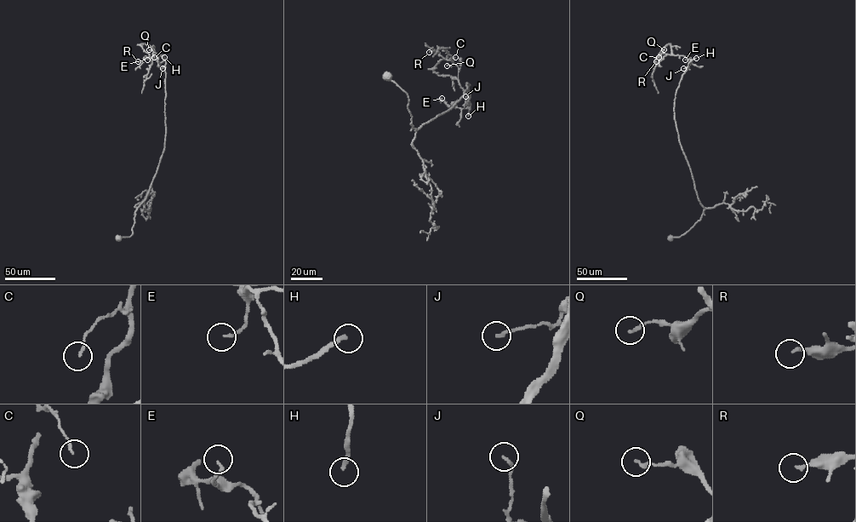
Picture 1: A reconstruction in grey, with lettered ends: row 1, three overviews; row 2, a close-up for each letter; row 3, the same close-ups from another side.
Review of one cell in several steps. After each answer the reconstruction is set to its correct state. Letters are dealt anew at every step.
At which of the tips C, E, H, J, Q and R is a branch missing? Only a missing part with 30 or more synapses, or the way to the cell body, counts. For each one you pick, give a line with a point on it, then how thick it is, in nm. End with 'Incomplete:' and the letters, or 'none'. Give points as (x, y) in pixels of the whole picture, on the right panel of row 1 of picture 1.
H: Place: (696, 58). Thickness 200 nm
Incomplete: H

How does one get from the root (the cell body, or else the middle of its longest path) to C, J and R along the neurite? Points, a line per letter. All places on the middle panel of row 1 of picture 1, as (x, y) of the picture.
C: (385, 75), (407, 94), (415, 131), (455, 104), (466, 83), (470, 108), (452, 61), (455, 57)
J: (385, 75), (407, 94), (410, 123), (415, 131), (455, 104), (467, 89), (466, 83), (468, 102), (465, 96)
R: (385, 75), (407, 94), (415, 131), (455, 104), (466, 83), (469, 109), (458, 67), (429, 52)

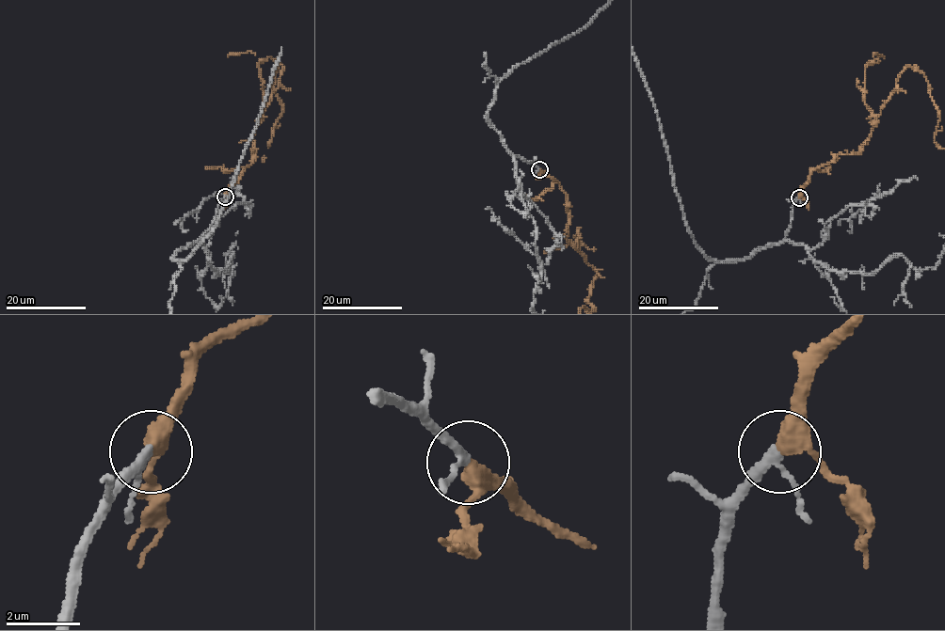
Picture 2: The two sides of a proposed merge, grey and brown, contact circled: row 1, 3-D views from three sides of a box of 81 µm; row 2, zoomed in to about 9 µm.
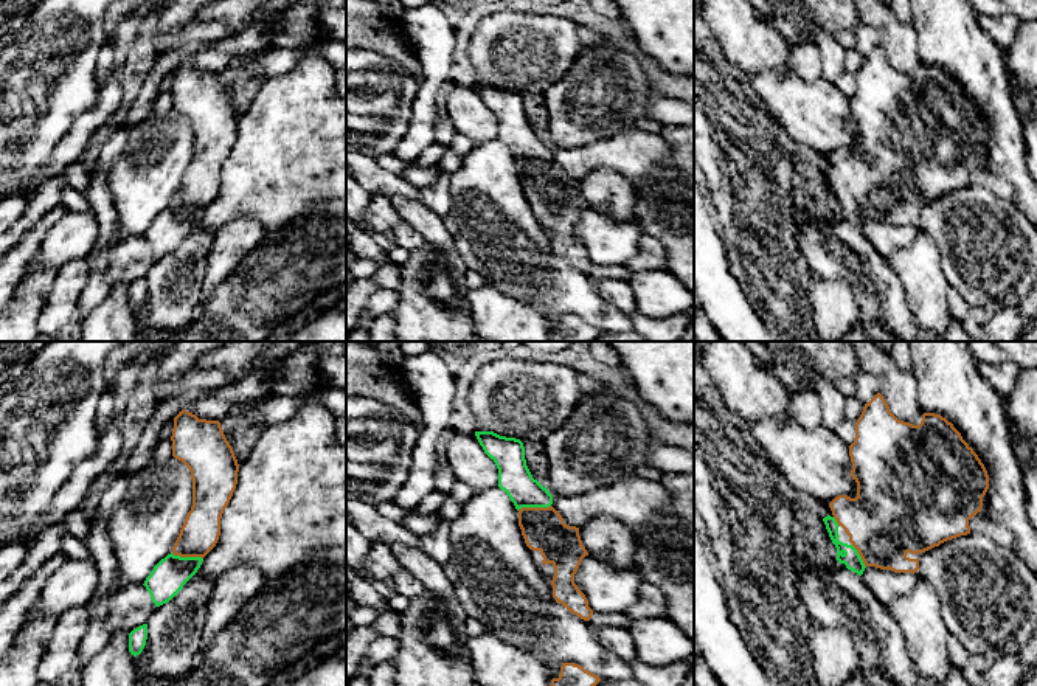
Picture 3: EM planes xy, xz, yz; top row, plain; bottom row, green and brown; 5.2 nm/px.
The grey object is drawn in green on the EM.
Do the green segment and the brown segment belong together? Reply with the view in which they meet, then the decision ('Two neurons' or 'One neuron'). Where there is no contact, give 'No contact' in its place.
Touches green in xz. One neuron

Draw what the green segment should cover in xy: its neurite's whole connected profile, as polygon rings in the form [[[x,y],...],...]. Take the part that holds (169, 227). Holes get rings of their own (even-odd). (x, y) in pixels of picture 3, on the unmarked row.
[[[182,62],[174,70],[172,109],[191,124],[192,158],[188,165],[172,205],[161,211],[144,233],[155,259],[169,255],[197,225],[203,210],[216,199],[220,188],[220,171],[238,137],[239,116],[233,99],[227,93],[219,73],[199,71]]]

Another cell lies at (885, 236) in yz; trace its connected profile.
[[[866,219],[862,230],[883,258],[888,258],[894,250],[911,244],[917,233],[917,228],[913,225],[894,225],[876,219]]]

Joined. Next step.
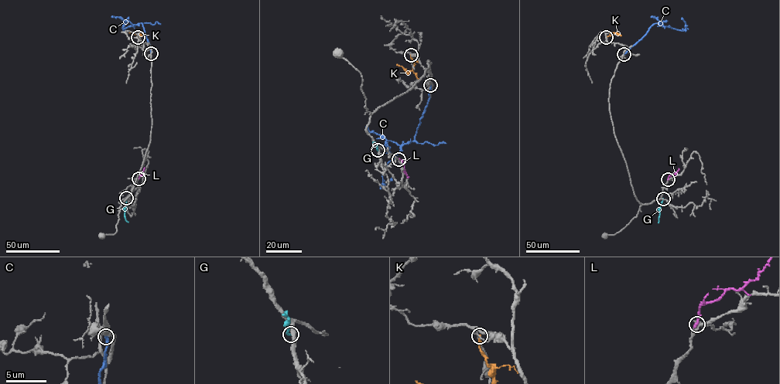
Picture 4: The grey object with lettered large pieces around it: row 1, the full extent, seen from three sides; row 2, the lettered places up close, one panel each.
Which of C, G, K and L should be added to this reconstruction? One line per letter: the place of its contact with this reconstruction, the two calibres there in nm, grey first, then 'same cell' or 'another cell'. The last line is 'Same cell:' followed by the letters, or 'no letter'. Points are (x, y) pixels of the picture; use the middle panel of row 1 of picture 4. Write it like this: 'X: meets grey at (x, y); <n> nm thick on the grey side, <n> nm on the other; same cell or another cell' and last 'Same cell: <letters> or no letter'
C: meets grey at (430, 85); 360 nm thick on the grey side, 280 nm on the other; another cell
G: meets grey at (378, 150); 400 nm thick on the grey side, 220 nm on the other; another cell
K: meets grey at (411, 55); 160 nm thick on the grey side, 180 nm on the other; another cell
L: meets grey at (398, 159); 280 nm thick on the grey side, 280 nm on the other; another cell
Same cell: no letter

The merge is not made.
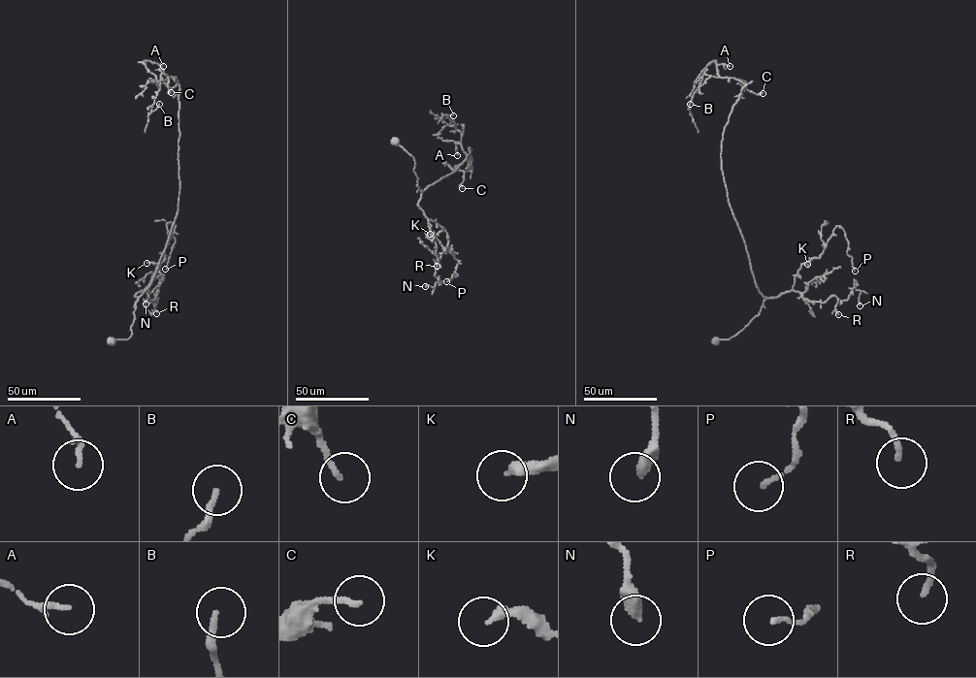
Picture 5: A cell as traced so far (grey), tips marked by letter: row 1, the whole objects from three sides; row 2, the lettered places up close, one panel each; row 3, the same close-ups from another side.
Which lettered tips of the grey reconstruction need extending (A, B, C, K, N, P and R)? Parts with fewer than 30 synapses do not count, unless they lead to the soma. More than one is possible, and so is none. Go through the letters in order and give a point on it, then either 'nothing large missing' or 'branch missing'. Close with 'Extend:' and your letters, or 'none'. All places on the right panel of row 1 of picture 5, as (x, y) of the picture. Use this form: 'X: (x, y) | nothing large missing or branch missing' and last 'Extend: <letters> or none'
A: (730, 66) | nothing large missing
B: (690, 104) | nothing large missing
C: (763, 93) | nothing large missing
K: (807, 264) | nothing large missing
N: (860, 306) | nothing large missing
P: (855, 271) | nothing large missing
R: (838, 314) | nothing large missing
Extend: none

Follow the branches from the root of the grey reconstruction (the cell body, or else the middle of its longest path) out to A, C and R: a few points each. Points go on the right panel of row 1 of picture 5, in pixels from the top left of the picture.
A: (714, 340), (740, 332), (766, 298), (722, 170), (725, 126), (746, 85), (718, 75), (717, 65), (730, 66)
C: (714, 340), (740, 332), (766, 298), (728, 201), (721, 156), (725, 126), (745, 83), (763, 93)
R: (714, 340), (734, 336), (759, 314), (766, 299), (791, 290), (811, 302), (823, 303), (834, 295), (838, 314)

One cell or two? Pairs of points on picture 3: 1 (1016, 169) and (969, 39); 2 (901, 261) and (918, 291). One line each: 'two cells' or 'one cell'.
1: one cell
2: one cell

